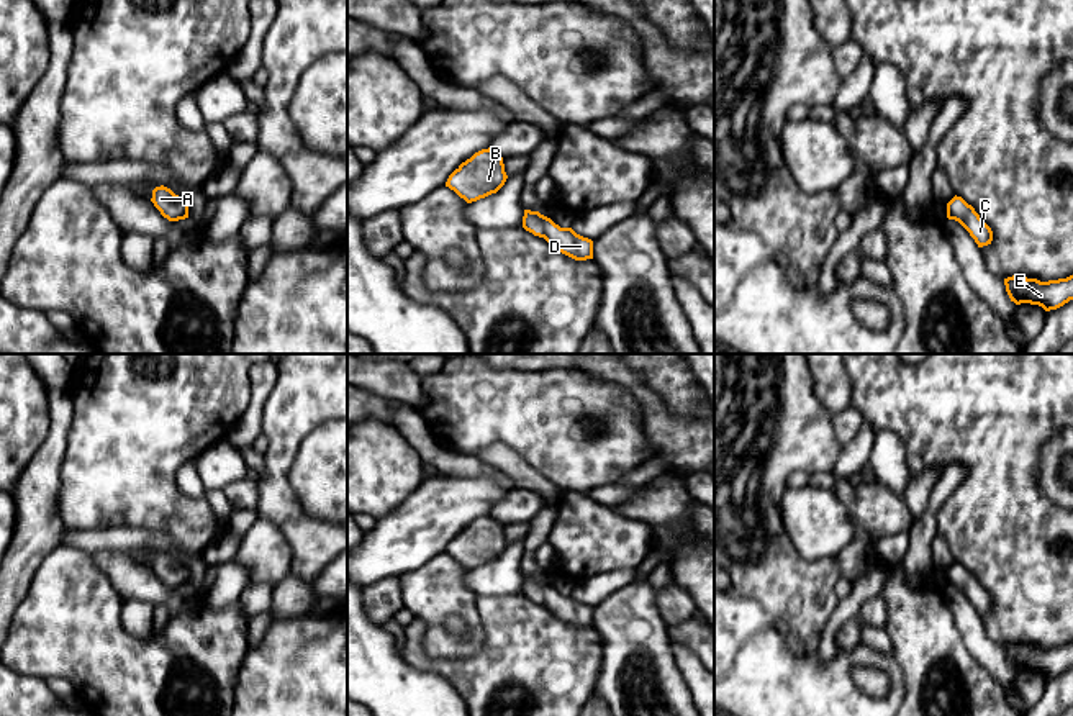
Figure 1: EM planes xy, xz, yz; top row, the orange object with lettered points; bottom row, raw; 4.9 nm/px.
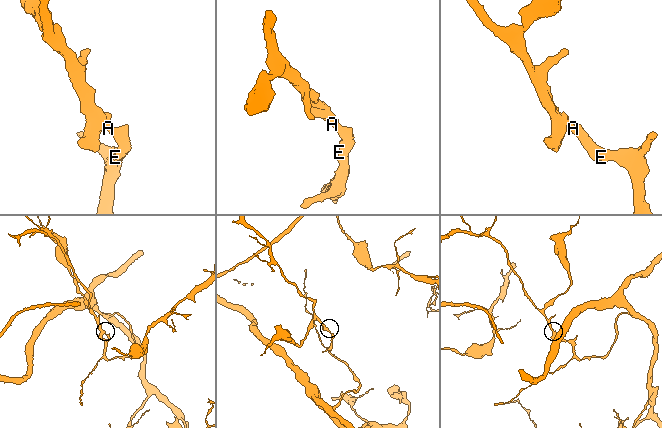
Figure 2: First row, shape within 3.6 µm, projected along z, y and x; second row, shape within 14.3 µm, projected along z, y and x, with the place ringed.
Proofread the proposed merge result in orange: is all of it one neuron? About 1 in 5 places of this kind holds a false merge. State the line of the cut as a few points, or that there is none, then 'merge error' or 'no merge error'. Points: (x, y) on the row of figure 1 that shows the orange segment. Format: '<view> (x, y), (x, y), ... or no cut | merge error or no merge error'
no cut | no merge error

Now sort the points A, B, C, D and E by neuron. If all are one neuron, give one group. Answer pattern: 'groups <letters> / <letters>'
groups A B C D E

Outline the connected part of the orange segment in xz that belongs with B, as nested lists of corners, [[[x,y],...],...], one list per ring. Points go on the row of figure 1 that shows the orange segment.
[[[490,147],[475,152],[462,162],[447,179],[446,187],[467,203],[496,193],[506,182],[503,157]]]

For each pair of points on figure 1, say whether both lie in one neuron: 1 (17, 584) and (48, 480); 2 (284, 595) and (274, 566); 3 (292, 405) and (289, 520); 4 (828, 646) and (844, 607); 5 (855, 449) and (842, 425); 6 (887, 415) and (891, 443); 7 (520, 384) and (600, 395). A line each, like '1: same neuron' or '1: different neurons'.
1: same neuron
2: different neurons
3: same neuron
4: same neuron
5: different neurons
6: different neurons
7: same neuron

